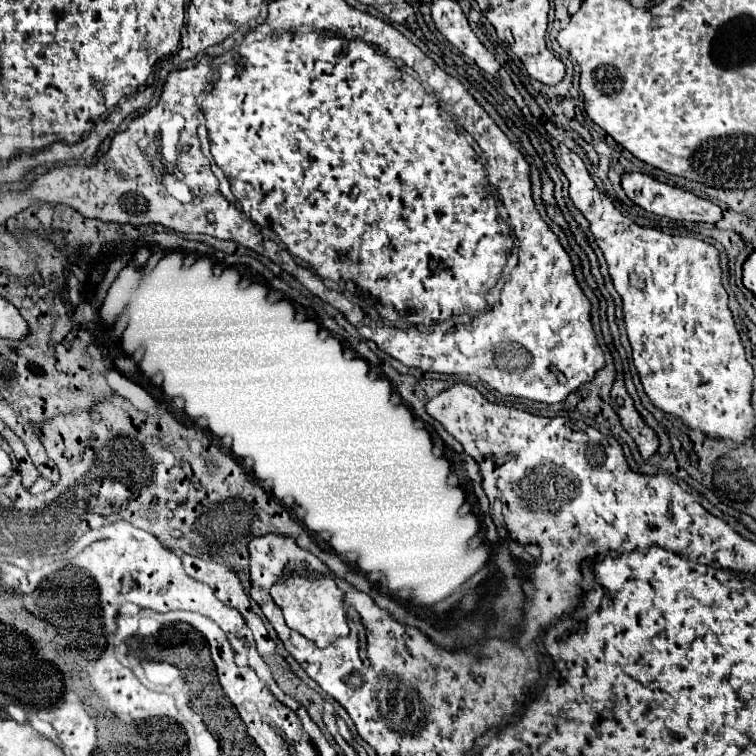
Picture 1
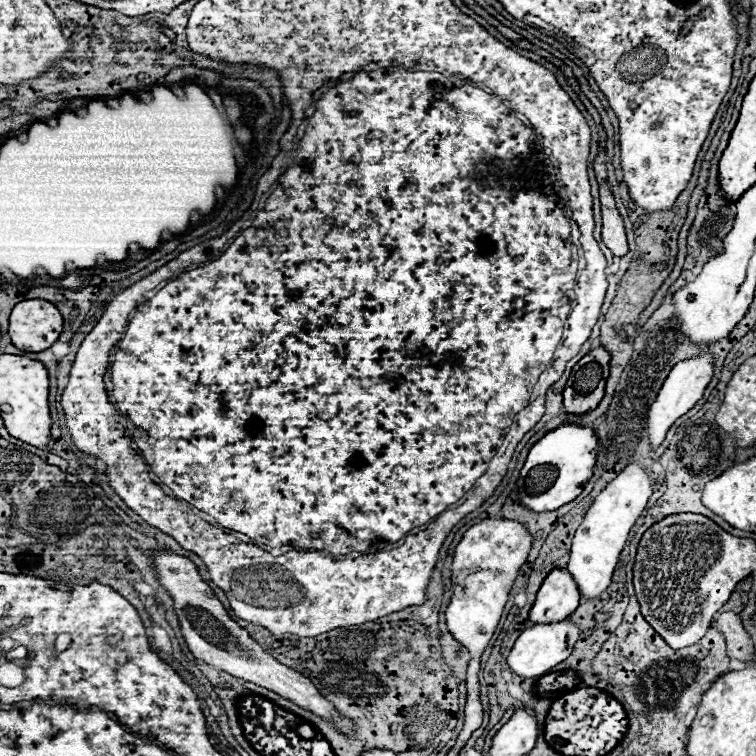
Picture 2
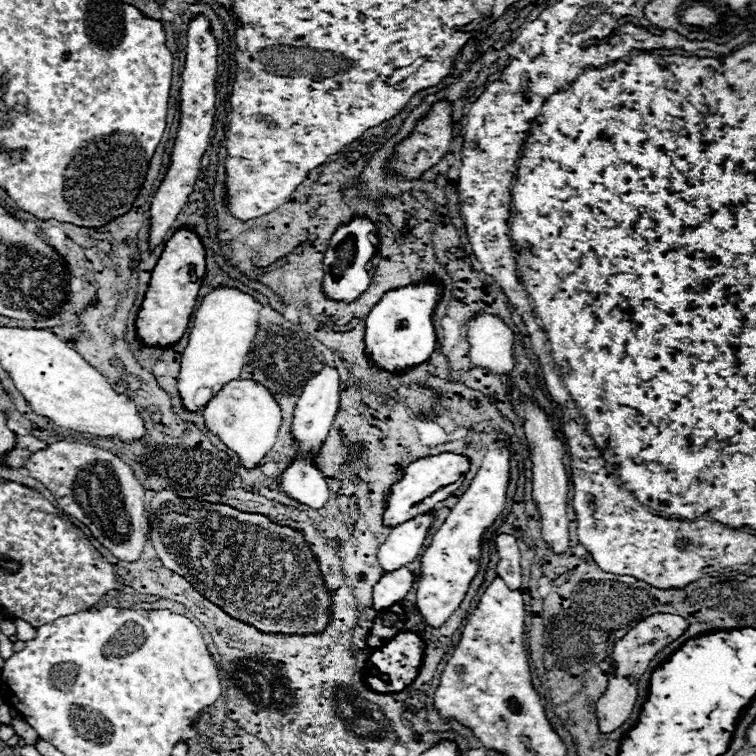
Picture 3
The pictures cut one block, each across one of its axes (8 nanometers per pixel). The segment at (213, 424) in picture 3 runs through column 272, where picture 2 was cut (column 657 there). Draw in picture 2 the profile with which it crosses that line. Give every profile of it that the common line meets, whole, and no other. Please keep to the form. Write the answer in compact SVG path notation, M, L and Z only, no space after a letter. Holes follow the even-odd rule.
M698 354L694 358L686 358L672 368L670 376L662 384L662 390L658 392L658 400L654 400L654 404L650 406L650 412L648 412L652 446L658 446L664 440L668 428L702 398L712 376L714 376L714 356L712 354Z

